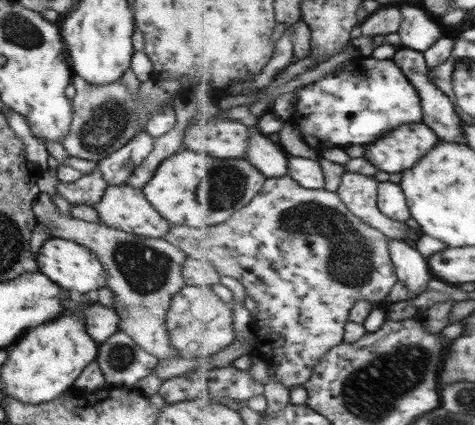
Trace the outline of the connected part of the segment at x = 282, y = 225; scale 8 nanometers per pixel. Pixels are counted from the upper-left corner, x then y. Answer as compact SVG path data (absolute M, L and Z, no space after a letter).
M293 176L270 178L267 184L258 196L252 200L248 207L242 208L237 214L225 223L215 225L214 227L184 227L180 225L171 225L172 228L166 232L163 238L168 242L180 247L186 256L198 260L211 260L218 270L223 274L224 278L232 276L242 283L246 292L258 304L258 312L256 315L255 333L266 340L265 351L271 365L276 366L277 380L280 380L289 390L294 386L303 386L312 380L315 375L315 368L324 360L324 356L334 348L339 347L344 342L344 334L346 334L346 324L351 320L351 312L360 300L370 300L377 305L383 305L388 298L388 294L394 290L394 286L401 282L399 273L396 271L395 260L392 259L391 237L387 233L382 232L379 228L368 224L362 218L356 216L354 212L344 202L339 191L330 191L328 189L314 190L306 188Z

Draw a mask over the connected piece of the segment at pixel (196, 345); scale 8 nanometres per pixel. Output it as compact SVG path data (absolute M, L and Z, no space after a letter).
M189 285L176 292L166 313L166 328L172 348L182 358L218 355L238 338L233 304L225 301L212 286Z

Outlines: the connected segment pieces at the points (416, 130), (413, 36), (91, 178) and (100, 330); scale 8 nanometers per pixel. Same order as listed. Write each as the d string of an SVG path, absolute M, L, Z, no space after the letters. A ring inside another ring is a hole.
M425 122L404 124L395 131L377 140L376 143L364 146L365 156L380 171L386 173L404 173L414 168L424 156L430 154L443 138Z
M402 3L400 7L404 13L404 24L400 28L400 36L405 48L425 53L438 40L449 33L449 30L425 8L420 10L416 6ZM438 20L438 22L436 22Z
M95 168L91 174L83 174L76 183L65 184L59 182L56 191L71 205L87 204L87 206L94 207L102 200L102 194L108 186L102 174Z
M98 302L91 303L84 310L84 326L88 334L98 344L108 340L119 331L120 315L111 307L100 306Z

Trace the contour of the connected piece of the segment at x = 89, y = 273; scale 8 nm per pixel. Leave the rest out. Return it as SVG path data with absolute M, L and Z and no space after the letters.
M56 236L49 238L40 247L35 259L39 268L38 272L45 274L55 284L60 284L61 288L74 288L78 292L89 292L107 286L106 271L98 257L90 249L71 240Z

